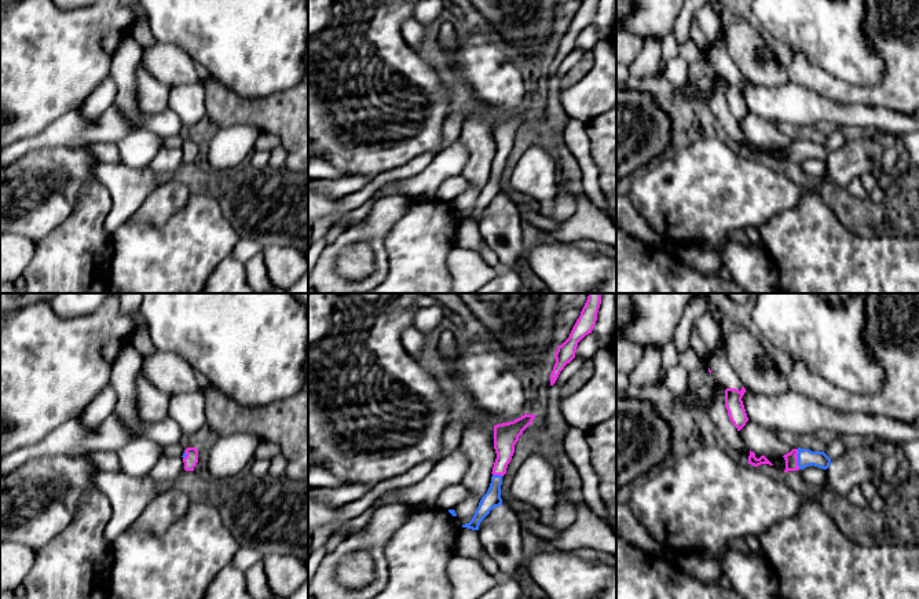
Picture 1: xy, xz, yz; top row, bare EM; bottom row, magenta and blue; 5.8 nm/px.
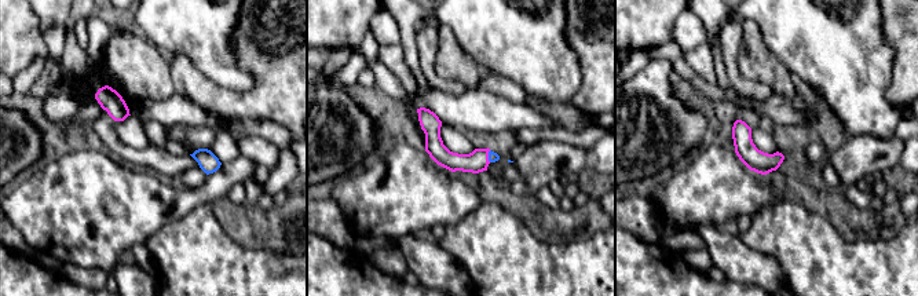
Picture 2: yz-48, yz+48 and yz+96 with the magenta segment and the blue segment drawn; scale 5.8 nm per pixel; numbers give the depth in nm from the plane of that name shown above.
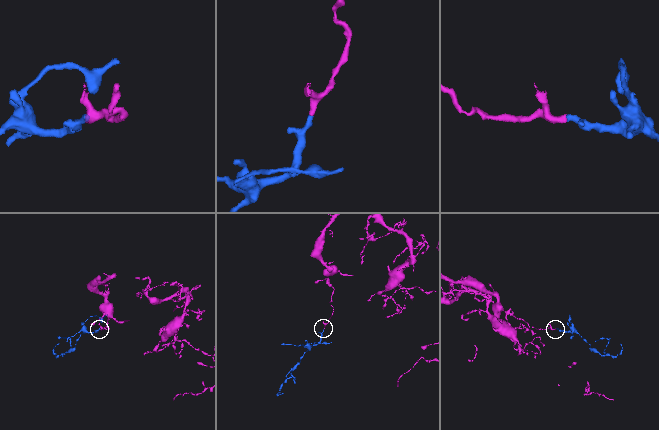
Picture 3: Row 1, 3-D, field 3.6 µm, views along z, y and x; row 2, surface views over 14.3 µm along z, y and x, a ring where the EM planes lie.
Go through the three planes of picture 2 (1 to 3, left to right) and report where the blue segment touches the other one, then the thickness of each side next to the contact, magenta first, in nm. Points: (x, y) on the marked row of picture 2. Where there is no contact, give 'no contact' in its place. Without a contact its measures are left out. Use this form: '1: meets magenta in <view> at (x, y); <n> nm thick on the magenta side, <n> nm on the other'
1: no contact
2: meets magenta in yz+48 at (487, 156); 130 nm thick on the magenta side, 60 nm on the other
3: no contact

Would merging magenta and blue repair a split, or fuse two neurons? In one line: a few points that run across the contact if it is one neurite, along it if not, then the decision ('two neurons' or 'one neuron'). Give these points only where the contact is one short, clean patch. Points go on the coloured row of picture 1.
line yz (791, 459), (797, 459), (806, 457); one neuron

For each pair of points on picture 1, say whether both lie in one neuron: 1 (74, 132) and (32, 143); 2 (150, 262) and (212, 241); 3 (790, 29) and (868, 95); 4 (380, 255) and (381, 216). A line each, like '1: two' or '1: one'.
1: one
2: one
3: two
4: one

